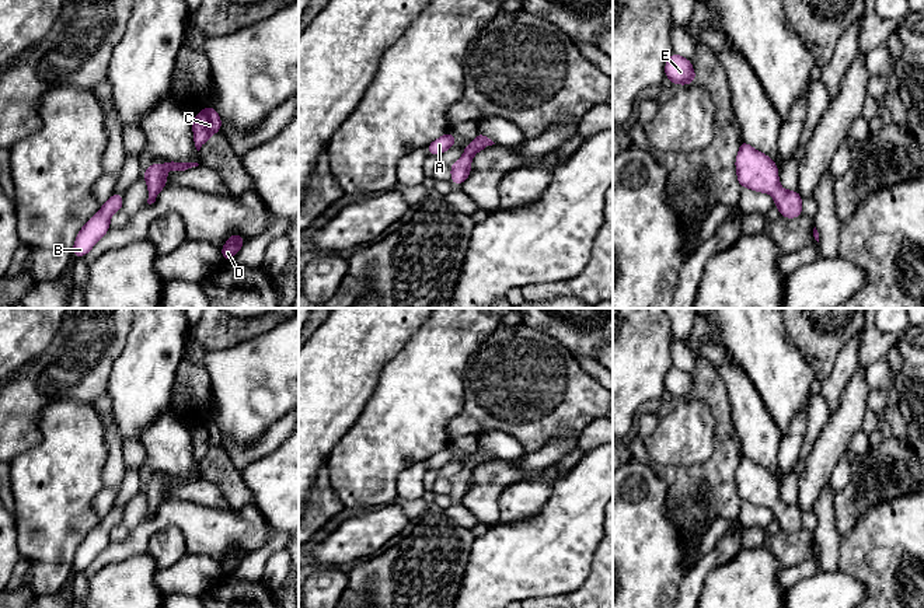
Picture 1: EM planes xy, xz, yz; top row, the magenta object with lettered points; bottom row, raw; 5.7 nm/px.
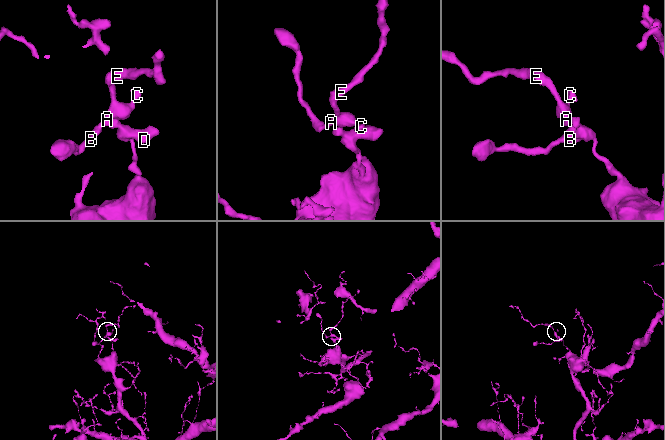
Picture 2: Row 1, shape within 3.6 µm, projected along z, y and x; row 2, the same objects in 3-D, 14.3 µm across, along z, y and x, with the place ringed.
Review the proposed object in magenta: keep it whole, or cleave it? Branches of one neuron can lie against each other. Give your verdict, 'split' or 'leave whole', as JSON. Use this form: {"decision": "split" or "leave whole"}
{"decision": "leave whole"}

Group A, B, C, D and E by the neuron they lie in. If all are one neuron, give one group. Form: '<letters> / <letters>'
A B C D E

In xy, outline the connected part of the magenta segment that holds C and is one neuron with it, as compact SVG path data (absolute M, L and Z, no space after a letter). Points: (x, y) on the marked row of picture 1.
M206 105L192 120L193 144L199 151L206 140L222 130L222 119L212 105Z

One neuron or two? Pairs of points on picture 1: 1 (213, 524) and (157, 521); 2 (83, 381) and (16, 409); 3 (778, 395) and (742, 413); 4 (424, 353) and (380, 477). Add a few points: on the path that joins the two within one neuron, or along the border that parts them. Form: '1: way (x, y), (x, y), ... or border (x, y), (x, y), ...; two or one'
1: way (199, 524), (191, 519), (171, 519); one
2: way (66, 381), (44, 381), (32, 392); one
3: border (746, 374), (780, 432); two
4: way (424, 384), (405, 420), (380, 446); one

